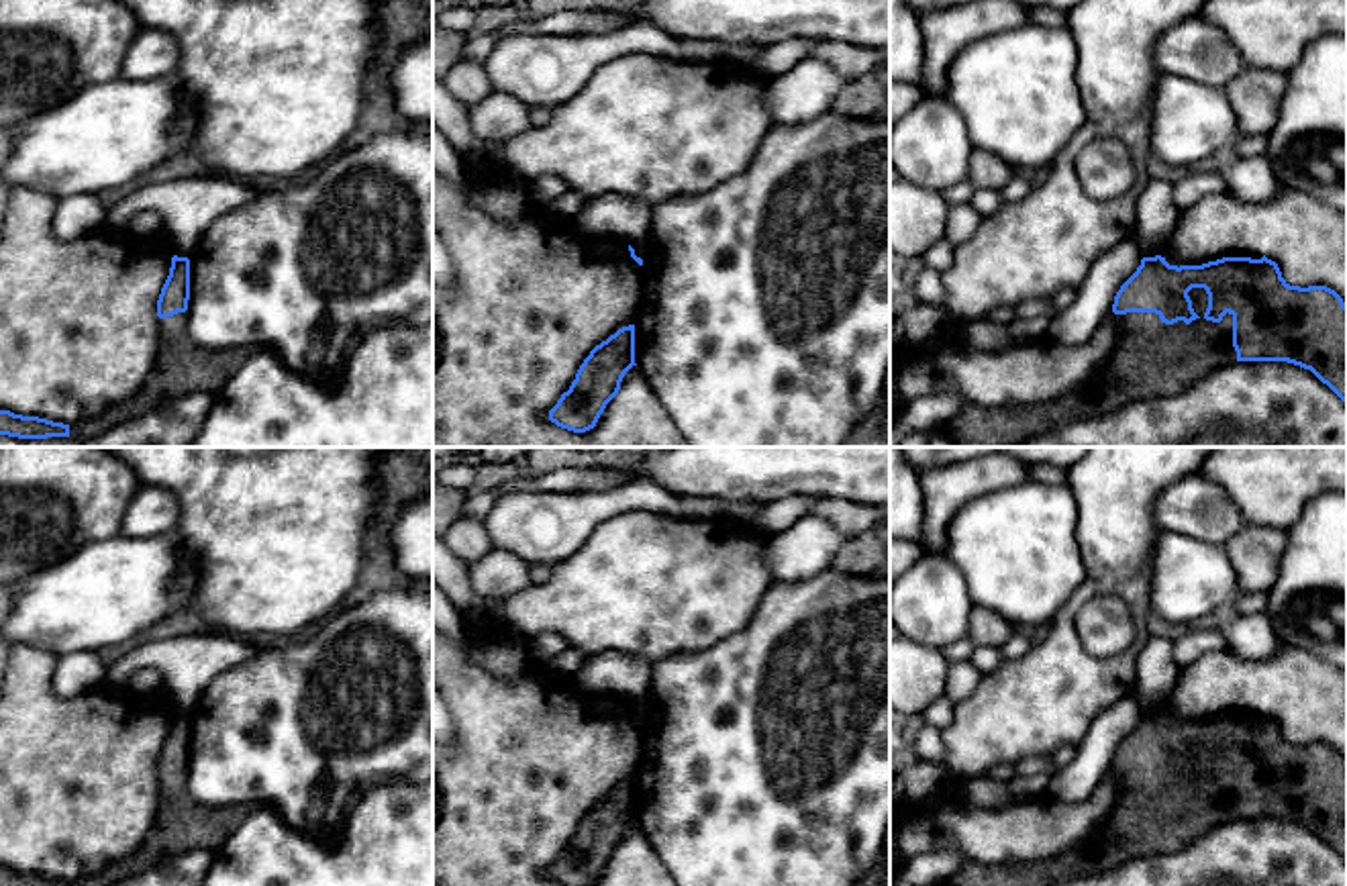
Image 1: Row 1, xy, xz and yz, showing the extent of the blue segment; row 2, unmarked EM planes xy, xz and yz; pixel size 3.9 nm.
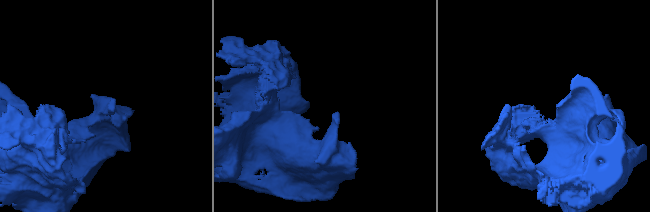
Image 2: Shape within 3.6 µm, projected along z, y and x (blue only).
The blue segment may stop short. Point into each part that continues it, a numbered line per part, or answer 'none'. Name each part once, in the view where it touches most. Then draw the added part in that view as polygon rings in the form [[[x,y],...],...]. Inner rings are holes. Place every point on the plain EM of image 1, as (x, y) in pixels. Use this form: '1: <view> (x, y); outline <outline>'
1: yz (1152, 817); outline [[[1127,770],[1116,772],[1116,776],[1120,794],[1112,821],[1098,827],[1080,847],[1051,859],[1018,866],[1006,864],[988,868],[965,862],[945,886],[1061,886],[1082,876],[1116,870],[1133,857],[1176,853],[1196,837],[1237,821],[1237,808],[1233,804],[1233,772],[1229,770],[1220,780],[1202,774],[1190,782],[1184,778],[1165,782],[1155,770]]]

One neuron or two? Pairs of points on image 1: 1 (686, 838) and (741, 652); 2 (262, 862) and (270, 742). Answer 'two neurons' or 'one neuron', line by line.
1: one neuron
2: two neurons

